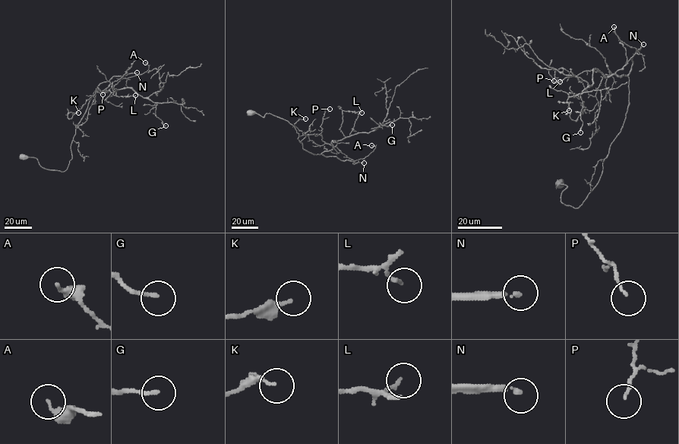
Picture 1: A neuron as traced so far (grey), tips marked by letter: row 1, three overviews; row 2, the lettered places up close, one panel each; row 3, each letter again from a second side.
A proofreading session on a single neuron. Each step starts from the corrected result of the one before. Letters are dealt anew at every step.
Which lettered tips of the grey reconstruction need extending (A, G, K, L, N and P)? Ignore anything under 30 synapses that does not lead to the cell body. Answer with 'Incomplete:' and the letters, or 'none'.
Incomplete: N

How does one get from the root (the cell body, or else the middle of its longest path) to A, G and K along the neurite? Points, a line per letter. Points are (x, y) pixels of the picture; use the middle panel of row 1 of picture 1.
A: (250, 112), (287, 120), (302, 147), (313, 154), (336, 147), (355, 160), (371, 152), (371, 145)
G: (250, 112), (287, 120), (299, 134), (302, 147), (316, 154), (330, 150), (346, 137), (392, 125)
K: (250, 112), (287, 120), (302, 147), (313, 154), (330, 150), (333, 146), (316, 144), (294, 125), (305, 118)

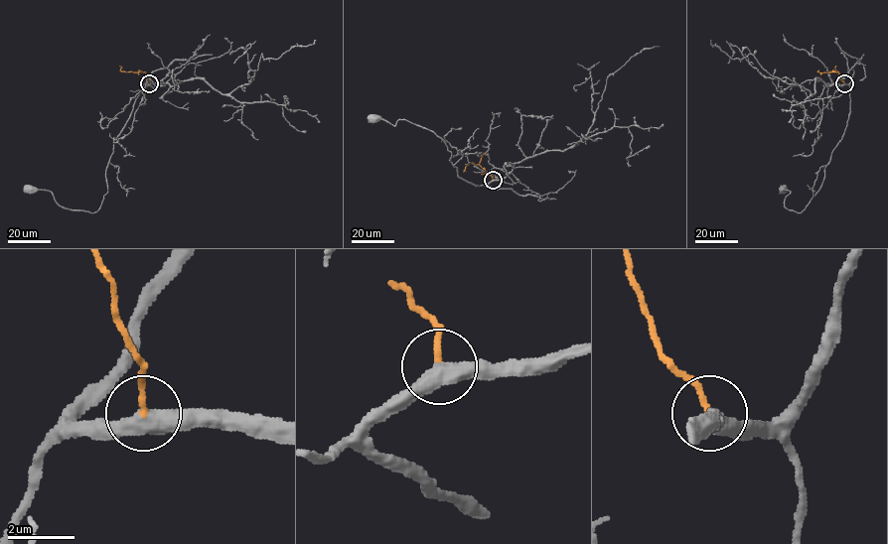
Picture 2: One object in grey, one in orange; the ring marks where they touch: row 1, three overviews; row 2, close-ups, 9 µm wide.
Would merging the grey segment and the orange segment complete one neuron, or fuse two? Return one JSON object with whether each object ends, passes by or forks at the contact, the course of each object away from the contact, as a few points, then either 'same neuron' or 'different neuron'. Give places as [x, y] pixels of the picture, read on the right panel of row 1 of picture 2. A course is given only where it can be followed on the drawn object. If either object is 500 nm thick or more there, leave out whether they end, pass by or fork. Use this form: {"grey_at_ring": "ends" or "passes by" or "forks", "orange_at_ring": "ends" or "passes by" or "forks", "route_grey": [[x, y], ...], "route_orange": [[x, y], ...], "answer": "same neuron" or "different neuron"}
{"grey_at_ring": "passes by", "orange_at_ring": "ends", "route_grey": [[844, 83], [850, 88], [847, 125], [832, 151], [818, 192], [798, 212], [784, 205], [790, 192], [781, 188]], "route_orange": [[844, 83], [838, 71], [827, 71], [834, 70], [835, 66]], "answer": "same neuron"}

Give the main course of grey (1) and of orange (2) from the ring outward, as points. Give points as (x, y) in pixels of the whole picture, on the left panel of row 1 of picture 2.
1: (149, 83), (142, 86), (113, 141), (105, 169), (107, 192), (96, 211), (70, 209), (50, 192), (29, 188)
2: (149, 83), (144, 71), (122, 71), (119, 66)

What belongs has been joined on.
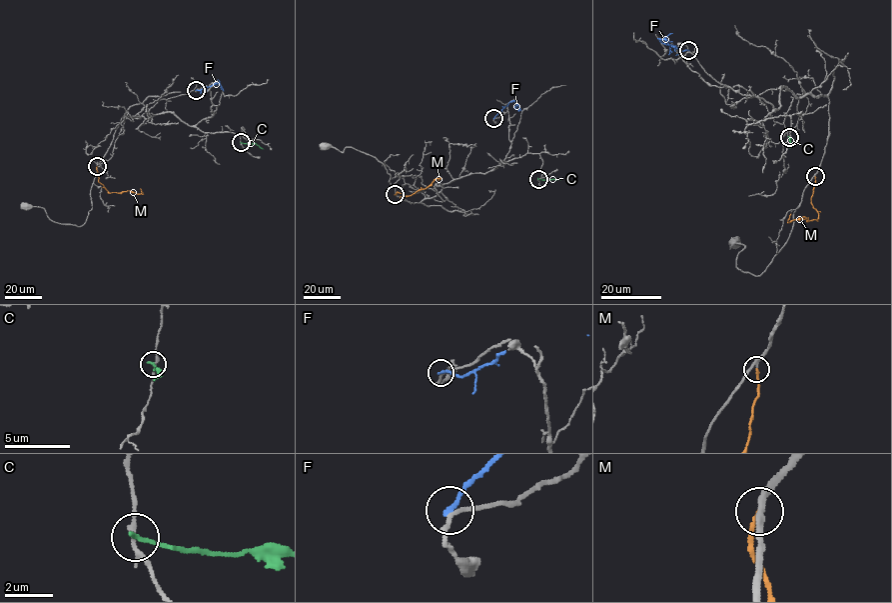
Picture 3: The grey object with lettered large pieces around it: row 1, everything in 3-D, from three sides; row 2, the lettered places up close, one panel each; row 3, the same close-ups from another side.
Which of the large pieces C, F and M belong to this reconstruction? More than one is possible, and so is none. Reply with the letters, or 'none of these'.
M

